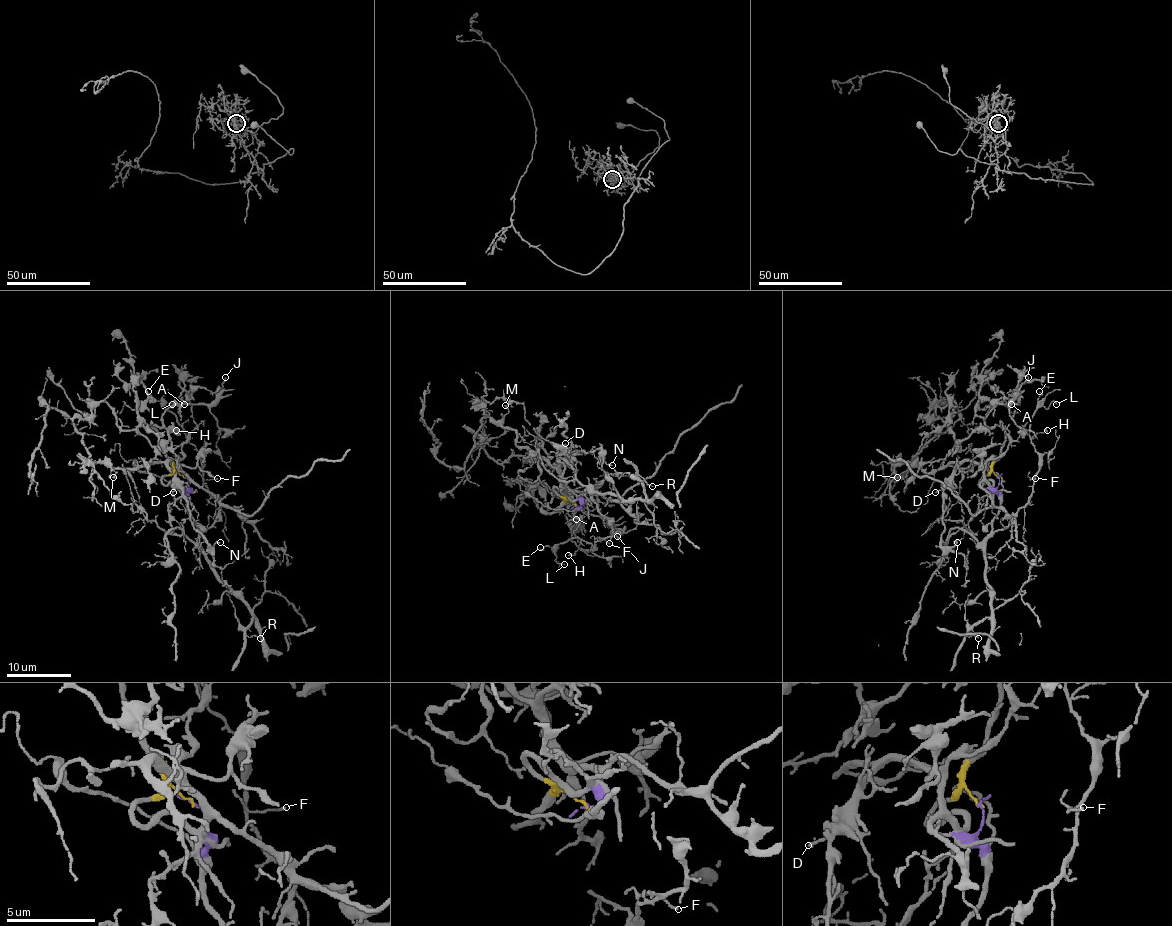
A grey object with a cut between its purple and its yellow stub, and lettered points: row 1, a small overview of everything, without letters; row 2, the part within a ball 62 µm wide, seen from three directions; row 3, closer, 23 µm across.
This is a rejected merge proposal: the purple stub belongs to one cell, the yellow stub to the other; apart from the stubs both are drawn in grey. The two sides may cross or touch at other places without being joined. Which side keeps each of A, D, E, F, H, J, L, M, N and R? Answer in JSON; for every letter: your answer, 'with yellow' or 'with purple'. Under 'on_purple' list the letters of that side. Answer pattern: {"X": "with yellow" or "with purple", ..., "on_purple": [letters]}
{"A": "with yellow", "D": "with yellow", "E": "with purple", "F": "with purple", "H": "with purple", "J": "with yellow", "L": "with purple", "M": "with yellow", "N": "with yellow", "R": "with purple", "on_purple": ["E", "F", "H", "L", "R"]}

